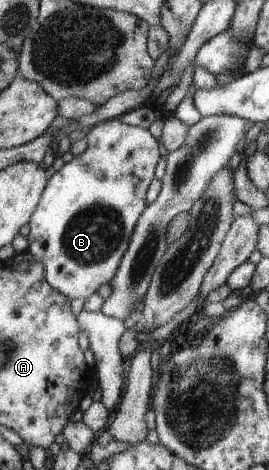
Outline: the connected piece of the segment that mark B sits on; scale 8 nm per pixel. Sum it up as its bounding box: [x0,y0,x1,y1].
[27,118,162,300]

